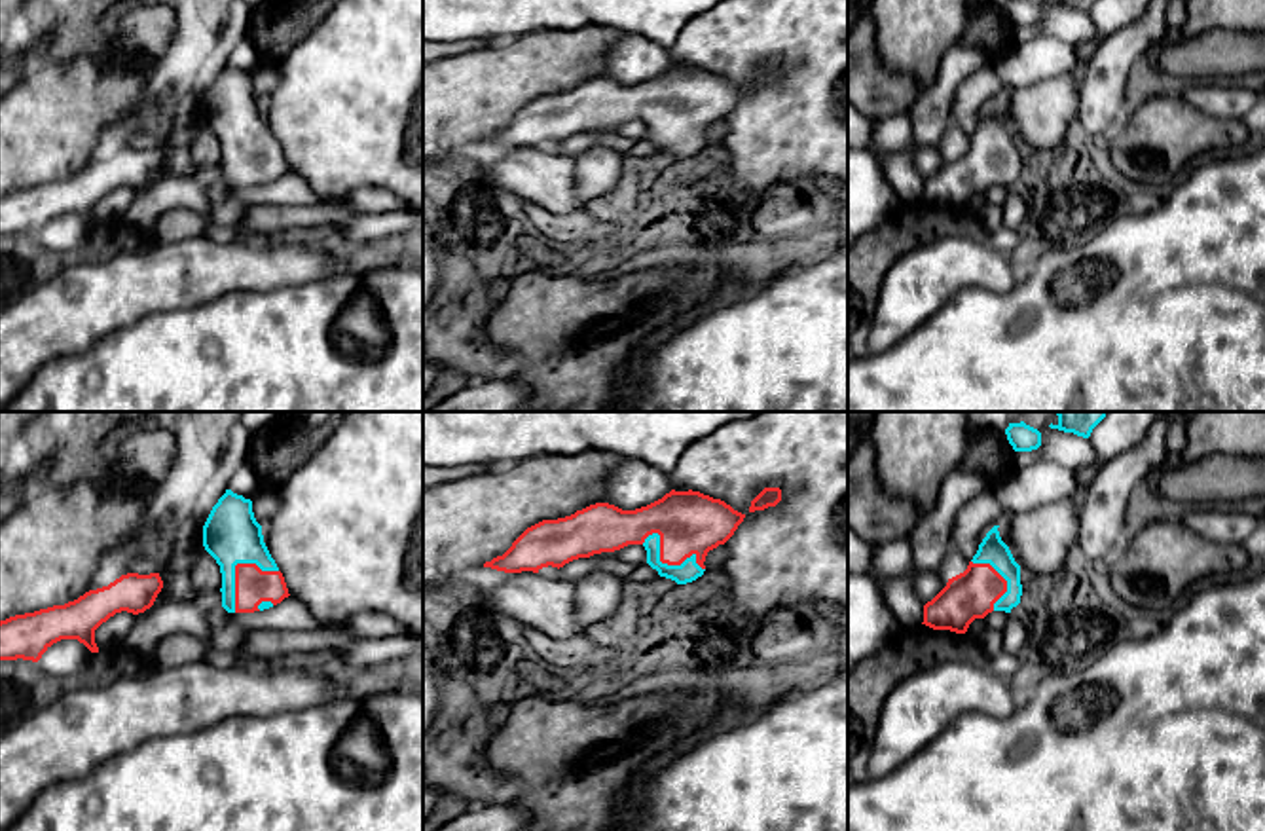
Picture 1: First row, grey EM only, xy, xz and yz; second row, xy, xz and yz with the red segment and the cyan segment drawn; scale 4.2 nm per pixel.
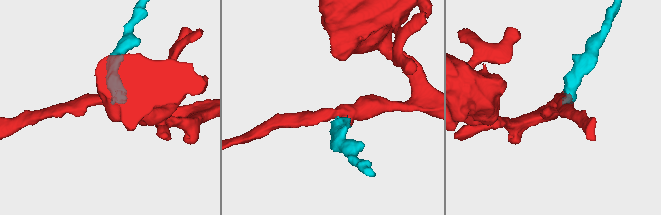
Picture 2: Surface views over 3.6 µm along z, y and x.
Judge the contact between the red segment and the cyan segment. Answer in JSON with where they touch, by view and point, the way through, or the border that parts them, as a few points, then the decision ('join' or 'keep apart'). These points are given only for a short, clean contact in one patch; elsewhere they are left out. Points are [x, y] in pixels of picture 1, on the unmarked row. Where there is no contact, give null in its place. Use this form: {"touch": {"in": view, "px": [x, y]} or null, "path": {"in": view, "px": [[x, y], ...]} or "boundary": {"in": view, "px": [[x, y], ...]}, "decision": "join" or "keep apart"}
{"touch": {"in": "xz", "px": [664, 137]}, "path": {"in": "xz", "px": [[689, 97], [664, 137], [683, 139], [689, 145]]}, "decision": "join"}

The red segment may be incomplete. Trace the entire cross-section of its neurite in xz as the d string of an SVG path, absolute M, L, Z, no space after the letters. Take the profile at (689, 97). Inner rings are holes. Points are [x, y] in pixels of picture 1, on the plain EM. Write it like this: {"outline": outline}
{"outline": "M671 65L635 85L596 78L527 102L503 131L484 142L539 148L548 140L559 144L578 133L643 120L647 138L660 152L687 159L704 150L707 127L724 120L743 93L724 76L692 65Z"}

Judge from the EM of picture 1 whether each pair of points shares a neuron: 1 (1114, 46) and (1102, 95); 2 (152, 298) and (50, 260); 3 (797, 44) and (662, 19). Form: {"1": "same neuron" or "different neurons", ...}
{"1": "same neuron", "2": "different neurons", "3": "different neurons"}

